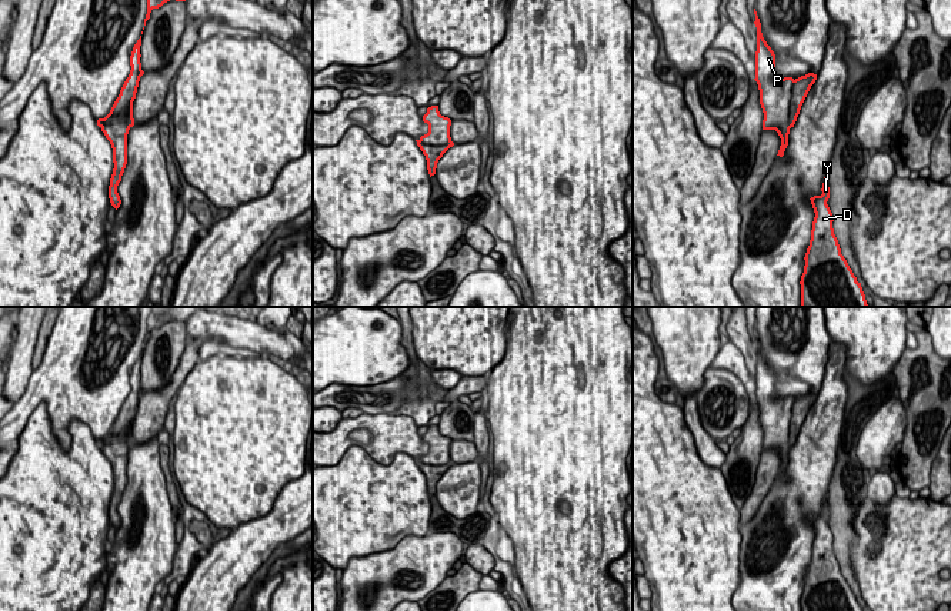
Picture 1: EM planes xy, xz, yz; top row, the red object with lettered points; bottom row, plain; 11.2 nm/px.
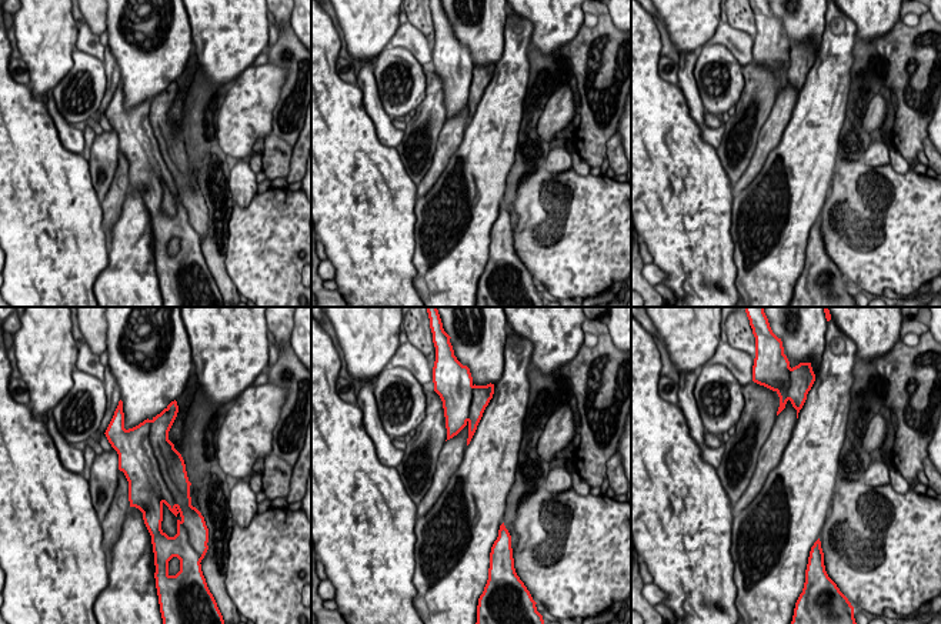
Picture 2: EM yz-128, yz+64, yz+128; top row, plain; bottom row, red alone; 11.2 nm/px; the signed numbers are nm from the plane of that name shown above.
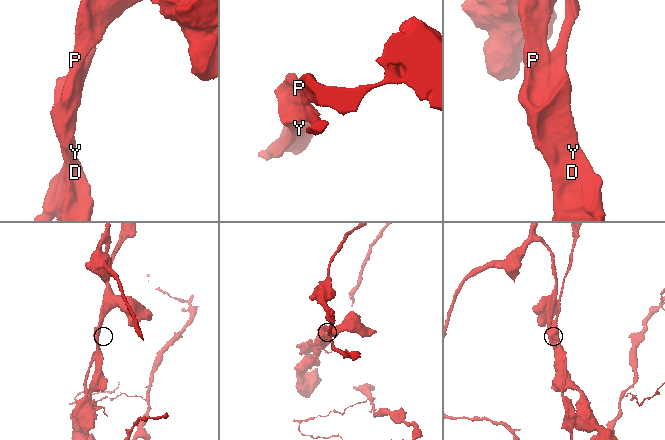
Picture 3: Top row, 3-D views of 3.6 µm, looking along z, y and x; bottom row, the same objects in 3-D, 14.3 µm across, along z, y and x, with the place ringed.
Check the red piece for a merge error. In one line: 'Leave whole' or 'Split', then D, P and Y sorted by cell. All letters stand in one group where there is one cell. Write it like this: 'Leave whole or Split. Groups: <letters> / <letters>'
Leave whole. Groups: D P Y

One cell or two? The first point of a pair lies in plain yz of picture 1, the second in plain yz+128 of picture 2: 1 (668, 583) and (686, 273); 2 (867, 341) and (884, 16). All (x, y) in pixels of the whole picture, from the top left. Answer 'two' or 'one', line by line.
1: one
2: one

